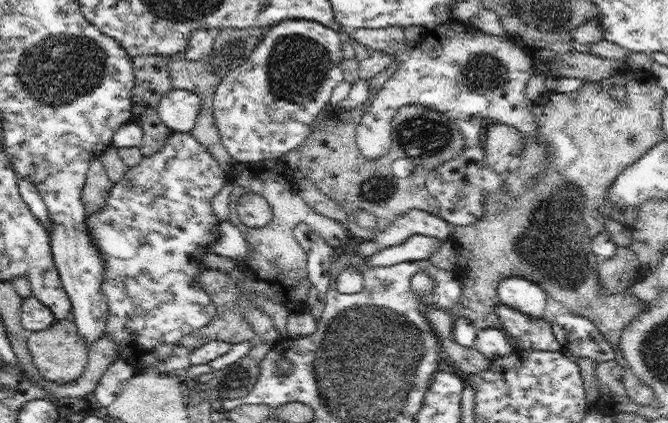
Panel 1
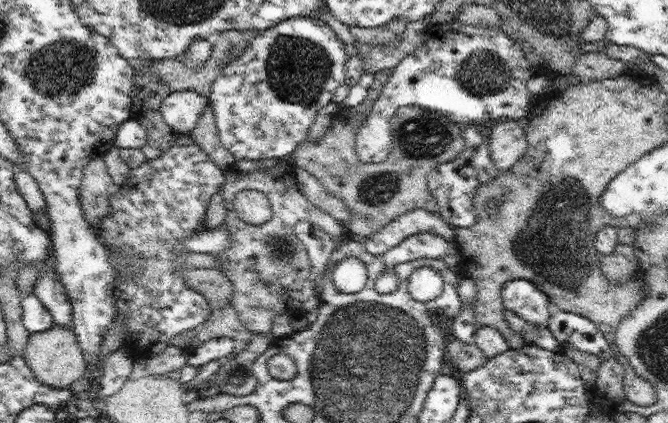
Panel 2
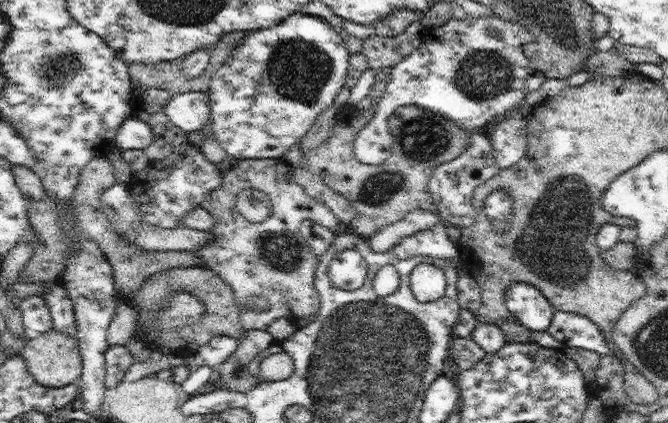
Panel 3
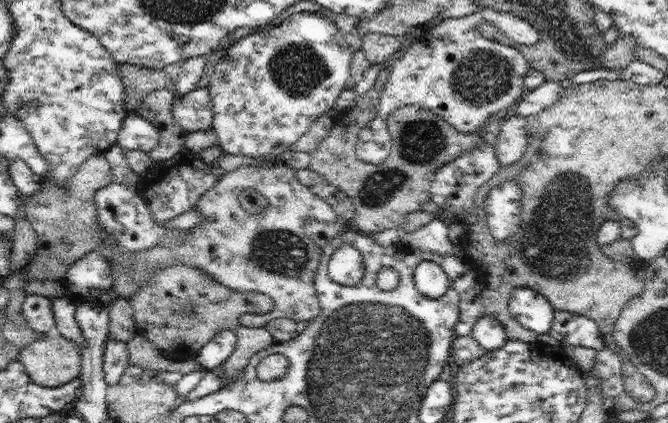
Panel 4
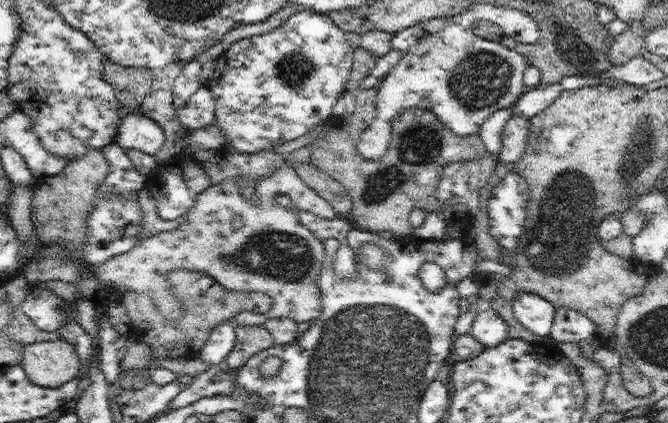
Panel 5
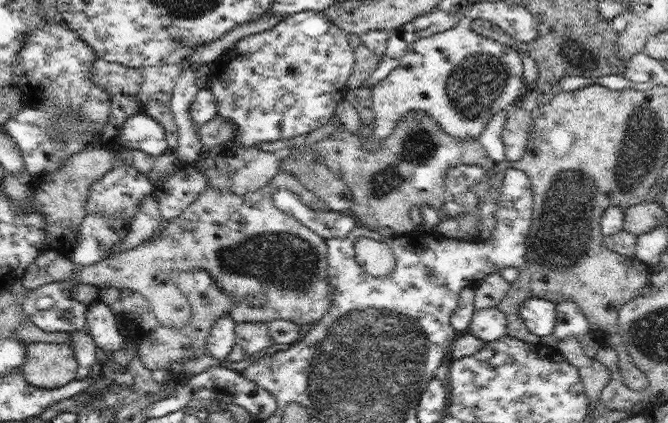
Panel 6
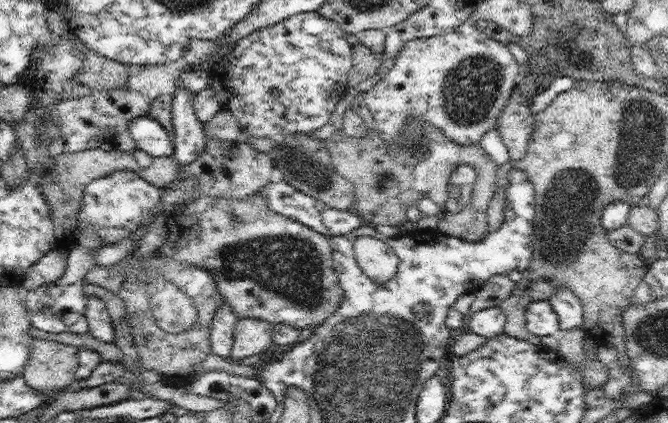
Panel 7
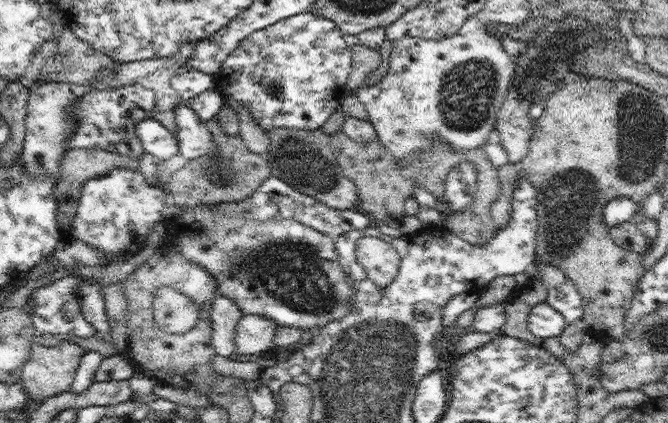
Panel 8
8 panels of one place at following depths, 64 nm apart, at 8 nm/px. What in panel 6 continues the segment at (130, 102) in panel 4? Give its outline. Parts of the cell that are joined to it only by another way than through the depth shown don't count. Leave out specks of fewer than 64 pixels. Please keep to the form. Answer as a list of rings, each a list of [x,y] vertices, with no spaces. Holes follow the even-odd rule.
[[[96,57],[92,63],[90,78],[95,86],[101,87],[108,92],[108,95],[124,94],[125,96],[135,96],[135,98],[140,98],[139,84],[144,81],[140,70],[108,62],[100,57]]]

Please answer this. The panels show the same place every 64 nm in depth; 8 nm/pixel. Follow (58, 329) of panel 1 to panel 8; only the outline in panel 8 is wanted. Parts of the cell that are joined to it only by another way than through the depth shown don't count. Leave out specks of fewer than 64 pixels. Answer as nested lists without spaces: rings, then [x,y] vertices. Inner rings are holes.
[[[36,334],[31,346],[31,356],[24,364],[20,381],[30,398],[43,401],[69,390],[86,351],[70,340],[59,340],[56,346],[44,346],[39,340],[40,334]]]

